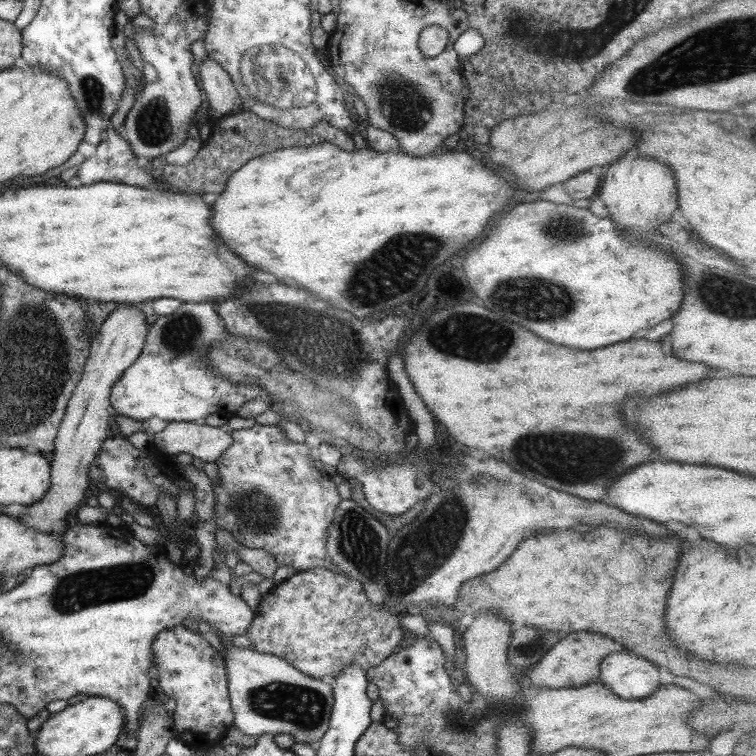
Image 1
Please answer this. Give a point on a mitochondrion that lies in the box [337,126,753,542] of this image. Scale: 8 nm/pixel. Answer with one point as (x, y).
(535, 454)

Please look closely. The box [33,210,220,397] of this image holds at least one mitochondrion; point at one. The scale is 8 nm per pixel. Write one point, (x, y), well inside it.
(183, 334)

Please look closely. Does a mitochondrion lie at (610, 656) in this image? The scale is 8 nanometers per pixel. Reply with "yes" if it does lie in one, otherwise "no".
no

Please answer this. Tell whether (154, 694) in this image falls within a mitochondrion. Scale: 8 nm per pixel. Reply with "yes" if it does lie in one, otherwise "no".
no

